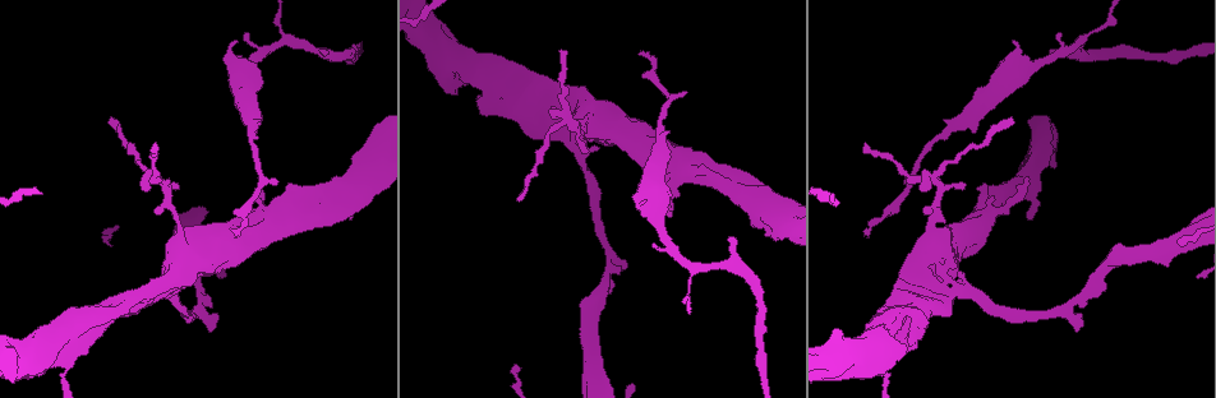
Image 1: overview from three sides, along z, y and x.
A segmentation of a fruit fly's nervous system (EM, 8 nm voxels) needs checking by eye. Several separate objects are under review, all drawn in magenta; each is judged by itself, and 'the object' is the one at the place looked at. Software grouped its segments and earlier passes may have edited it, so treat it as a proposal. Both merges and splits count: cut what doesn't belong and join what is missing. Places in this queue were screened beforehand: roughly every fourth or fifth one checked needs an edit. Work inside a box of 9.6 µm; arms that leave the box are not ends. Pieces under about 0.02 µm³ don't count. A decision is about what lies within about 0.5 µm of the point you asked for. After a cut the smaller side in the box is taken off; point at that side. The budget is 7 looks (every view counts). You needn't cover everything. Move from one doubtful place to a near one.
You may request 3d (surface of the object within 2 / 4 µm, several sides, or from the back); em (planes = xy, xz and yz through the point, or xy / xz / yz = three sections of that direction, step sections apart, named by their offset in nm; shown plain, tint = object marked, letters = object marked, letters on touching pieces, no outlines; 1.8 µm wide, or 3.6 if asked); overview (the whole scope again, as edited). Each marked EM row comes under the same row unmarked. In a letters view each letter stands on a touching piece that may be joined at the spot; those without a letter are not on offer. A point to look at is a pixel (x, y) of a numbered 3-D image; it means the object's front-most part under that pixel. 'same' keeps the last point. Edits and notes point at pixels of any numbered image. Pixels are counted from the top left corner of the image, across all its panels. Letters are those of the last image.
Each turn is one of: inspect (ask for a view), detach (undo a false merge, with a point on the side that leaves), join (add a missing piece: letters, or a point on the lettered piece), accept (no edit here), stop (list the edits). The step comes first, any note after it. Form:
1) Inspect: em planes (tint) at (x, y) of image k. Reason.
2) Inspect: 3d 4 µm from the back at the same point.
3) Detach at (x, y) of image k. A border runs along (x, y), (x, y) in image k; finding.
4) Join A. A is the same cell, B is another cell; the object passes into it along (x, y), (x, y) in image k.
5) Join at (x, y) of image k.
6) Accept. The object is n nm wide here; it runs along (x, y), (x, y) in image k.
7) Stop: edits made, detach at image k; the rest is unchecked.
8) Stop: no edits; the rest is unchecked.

Inspect: em 3.6 µm planes (letters) at (781, 224) of image 1.

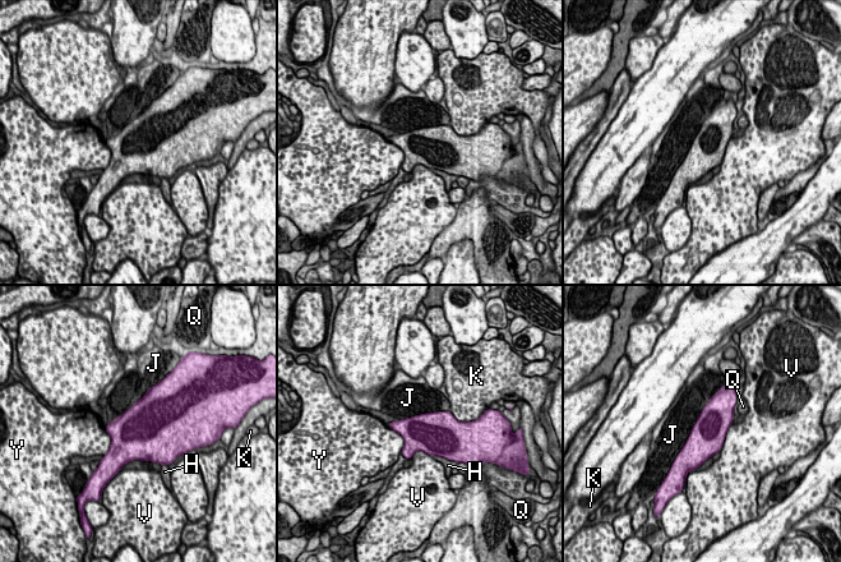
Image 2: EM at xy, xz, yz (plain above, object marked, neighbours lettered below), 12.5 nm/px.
Accept. H, J, K, Q, V and Y are other cells; a border runs along (705, 406), (684, 446), (674, 459) in image 2; continuous, no second neuron.

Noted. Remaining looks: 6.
Inspect: em yz step 16 (tint) at (231, 231) of image 1. Tapers out.

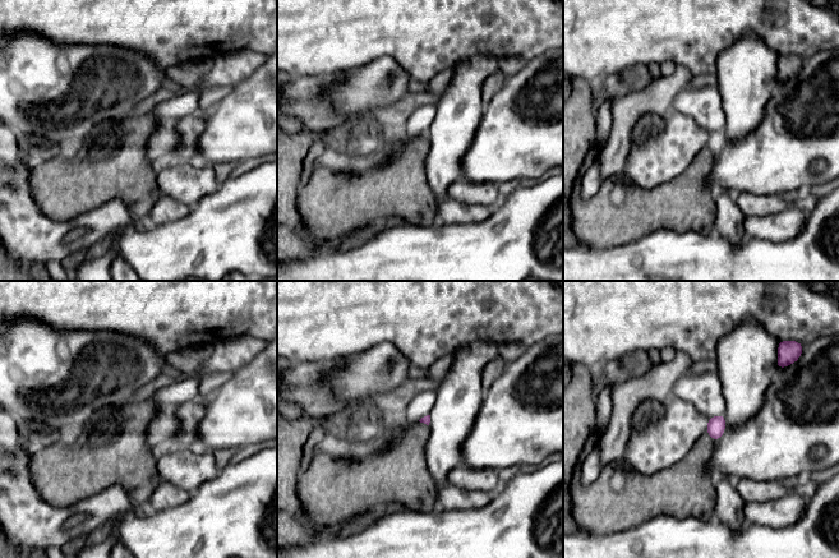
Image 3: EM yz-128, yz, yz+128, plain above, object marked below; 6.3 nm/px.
Inspect: em planes (letters) at the same point.

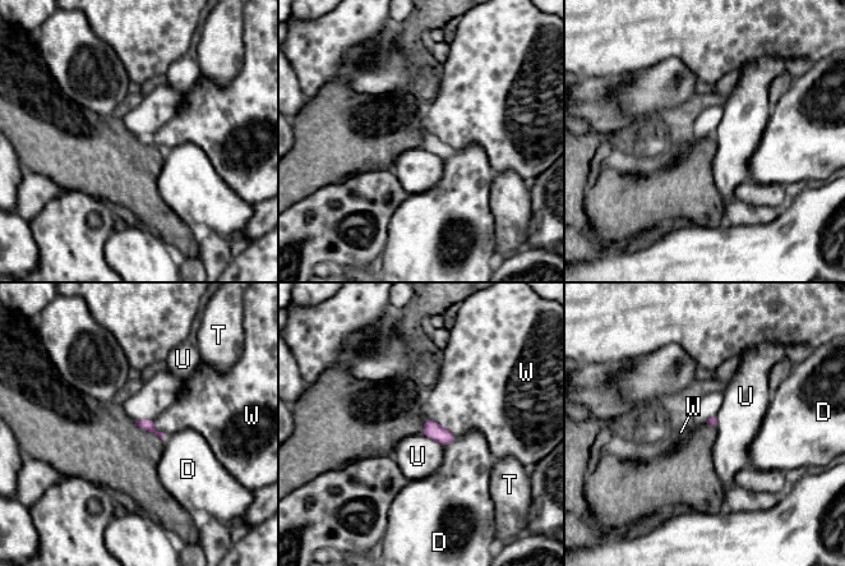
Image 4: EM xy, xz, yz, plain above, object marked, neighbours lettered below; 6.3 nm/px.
Accept. D, T, U and W are other cells; a border runs along (421, 433), (443, 446) in image 4; none of them fits.

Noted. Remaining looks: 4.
Inspect: 3d 4 µm at (938, 183) of image 1. Sharp bend.

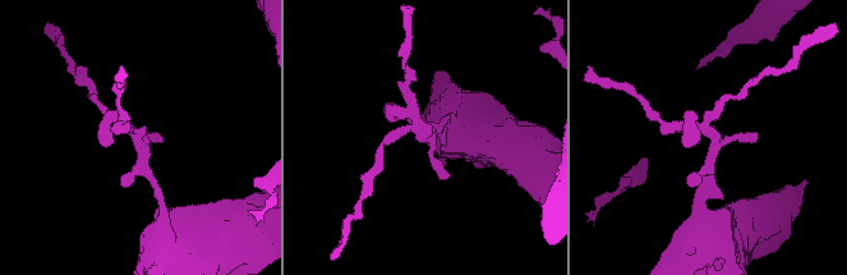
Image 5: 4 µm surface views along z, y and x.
Inspect: em xy step 4 (tint) at (135, 132) of image 5. Need the tissue.

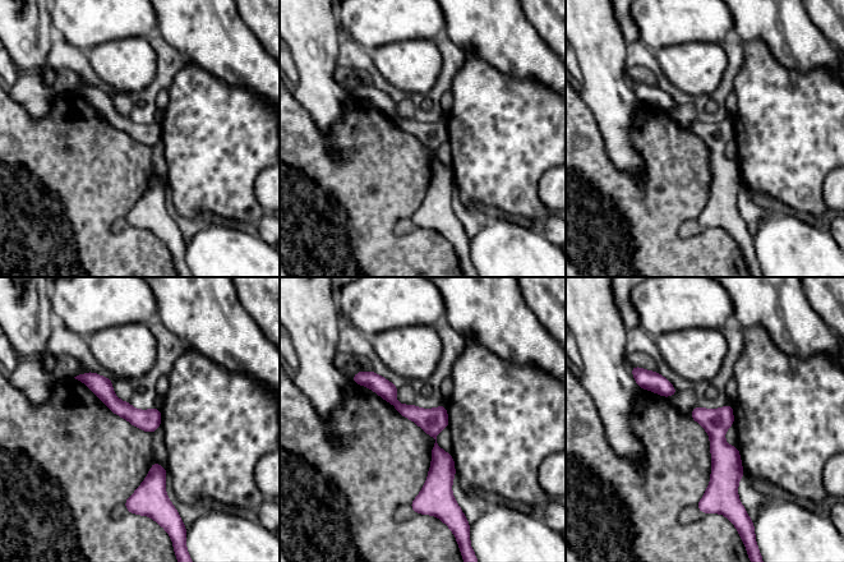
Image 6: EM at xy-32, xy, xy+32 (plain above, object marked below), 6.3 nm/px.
Inspect: em xz step 16 (letters) at the same point.

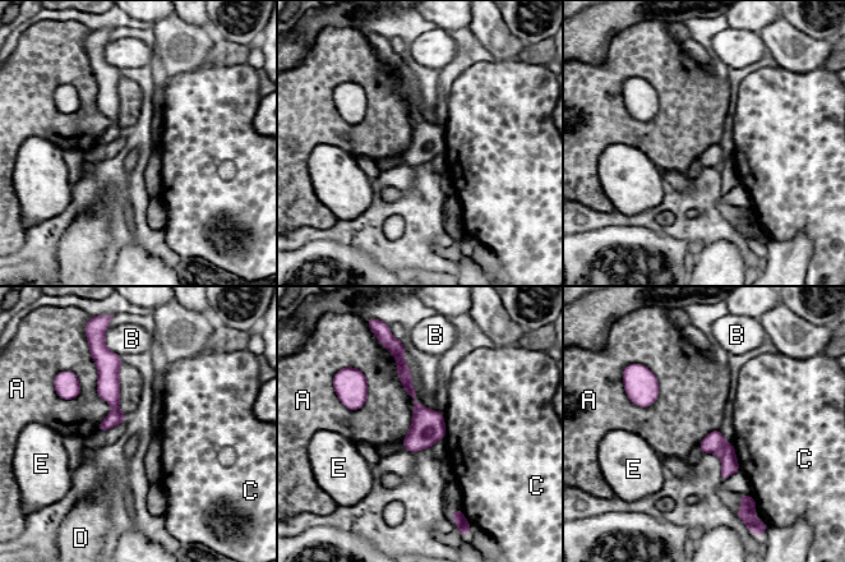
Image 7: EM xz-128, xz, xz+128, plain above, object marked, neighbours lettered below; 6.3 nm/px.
Accept. The longest contact is with A, 600 nm; A, B, C, D and E are other cells; a border runs along (384, 348), (414, 404), (403, 440) in image 7; all the same neuron.

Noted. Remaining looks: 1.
Stop: no edits; the rest is unchecked.

